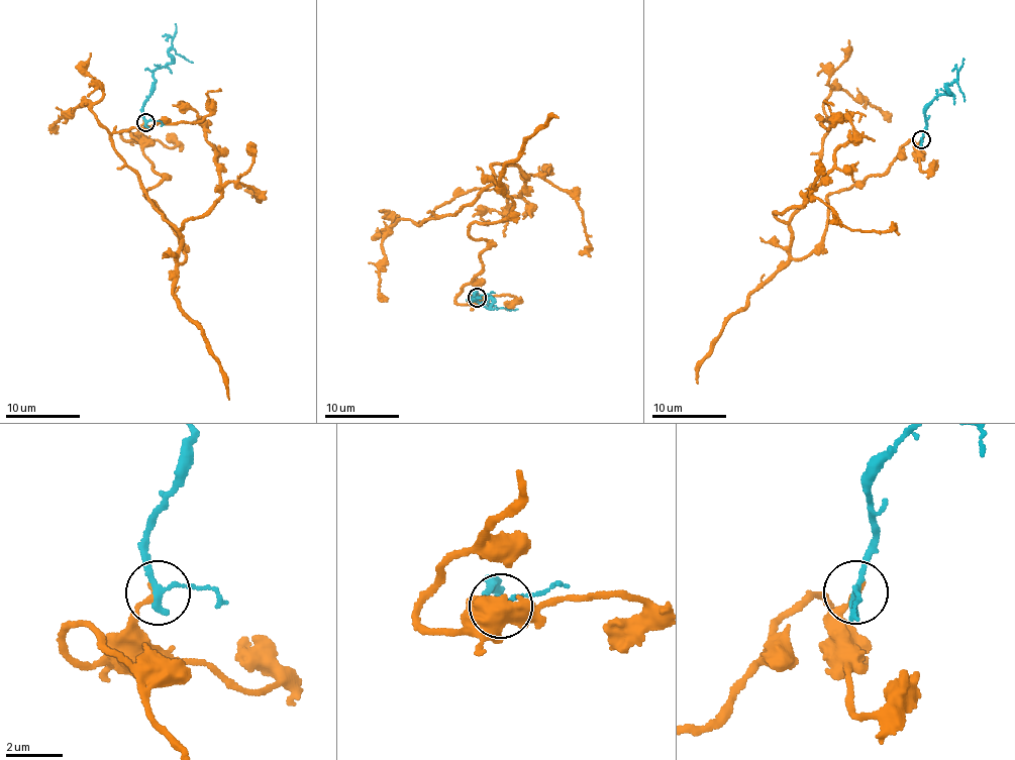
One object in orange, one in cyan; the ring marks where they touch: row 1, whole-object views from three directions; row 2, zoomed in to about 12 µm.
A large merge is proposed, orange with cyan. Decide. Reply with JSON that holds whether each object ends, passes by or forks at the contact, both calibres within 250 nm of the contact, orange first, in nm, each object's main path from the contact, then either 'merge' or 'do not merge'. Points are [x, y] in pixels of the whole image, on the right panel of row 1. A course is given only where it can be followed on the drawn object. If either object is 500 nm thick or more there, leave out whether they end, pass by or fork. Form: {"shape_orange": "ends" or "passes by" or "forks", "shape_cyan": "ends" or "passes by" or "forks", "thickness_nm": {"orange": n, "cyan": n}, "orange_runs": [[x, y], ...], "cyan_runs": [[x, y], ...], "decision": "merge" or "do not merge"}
{"shape_orange": "ends", "shape_cyan": "passes by", "thickness_nm": {"orange": 200, "cyan": 240}, "orange_runs": [[923, 139], [830, 193], [821, 240], [793, 258], [789, 224], [833, 103]], "cyan_runs": [[921, 139], [926, 120], [924, 106], [939, 94], [951, 95], [947, 88], [957, 81], [963, 102]], "decision": "do not merge"}

